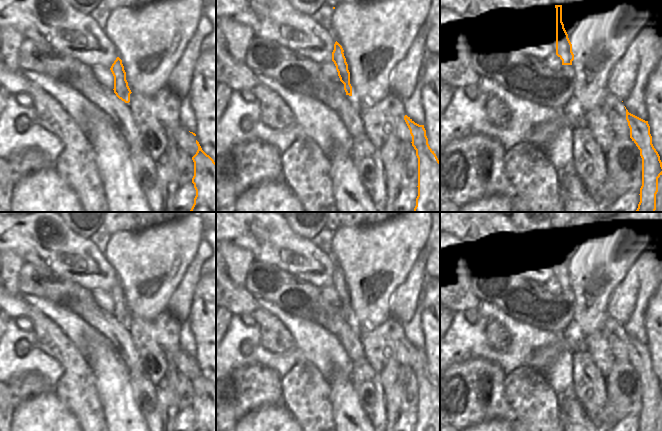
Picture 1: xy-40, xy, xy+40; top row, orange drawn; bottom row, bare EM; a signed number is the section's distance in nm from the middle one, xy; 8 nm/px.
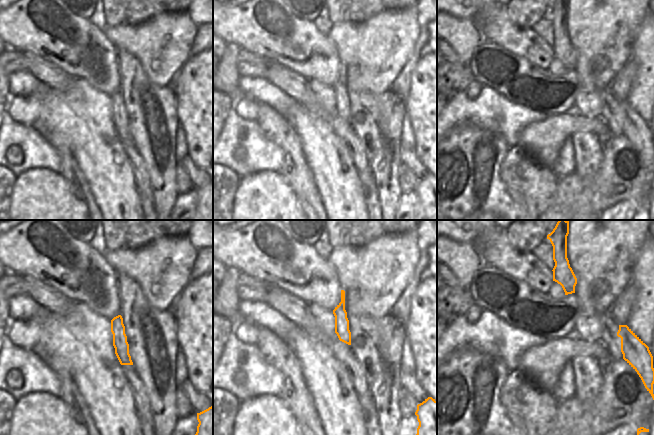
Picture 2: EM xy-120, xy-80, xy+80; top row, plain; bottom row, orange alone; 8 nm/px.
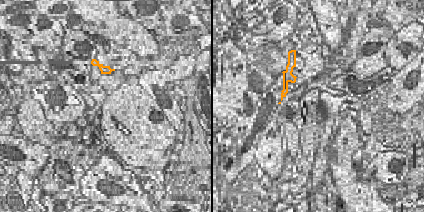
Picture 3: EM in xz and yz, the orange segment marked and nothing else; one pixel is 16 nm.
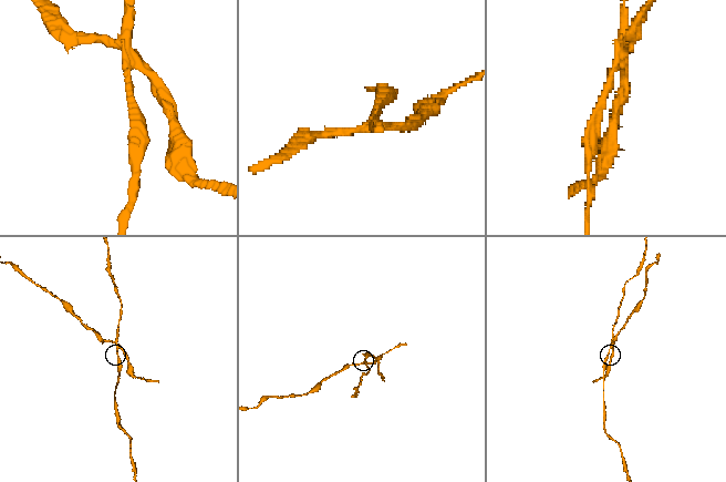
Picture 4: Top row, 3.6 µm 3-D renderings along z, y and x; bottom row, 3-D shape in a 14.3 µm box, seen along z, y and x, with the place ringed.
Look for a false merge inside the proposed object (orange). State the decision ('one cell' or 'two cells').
two cells

